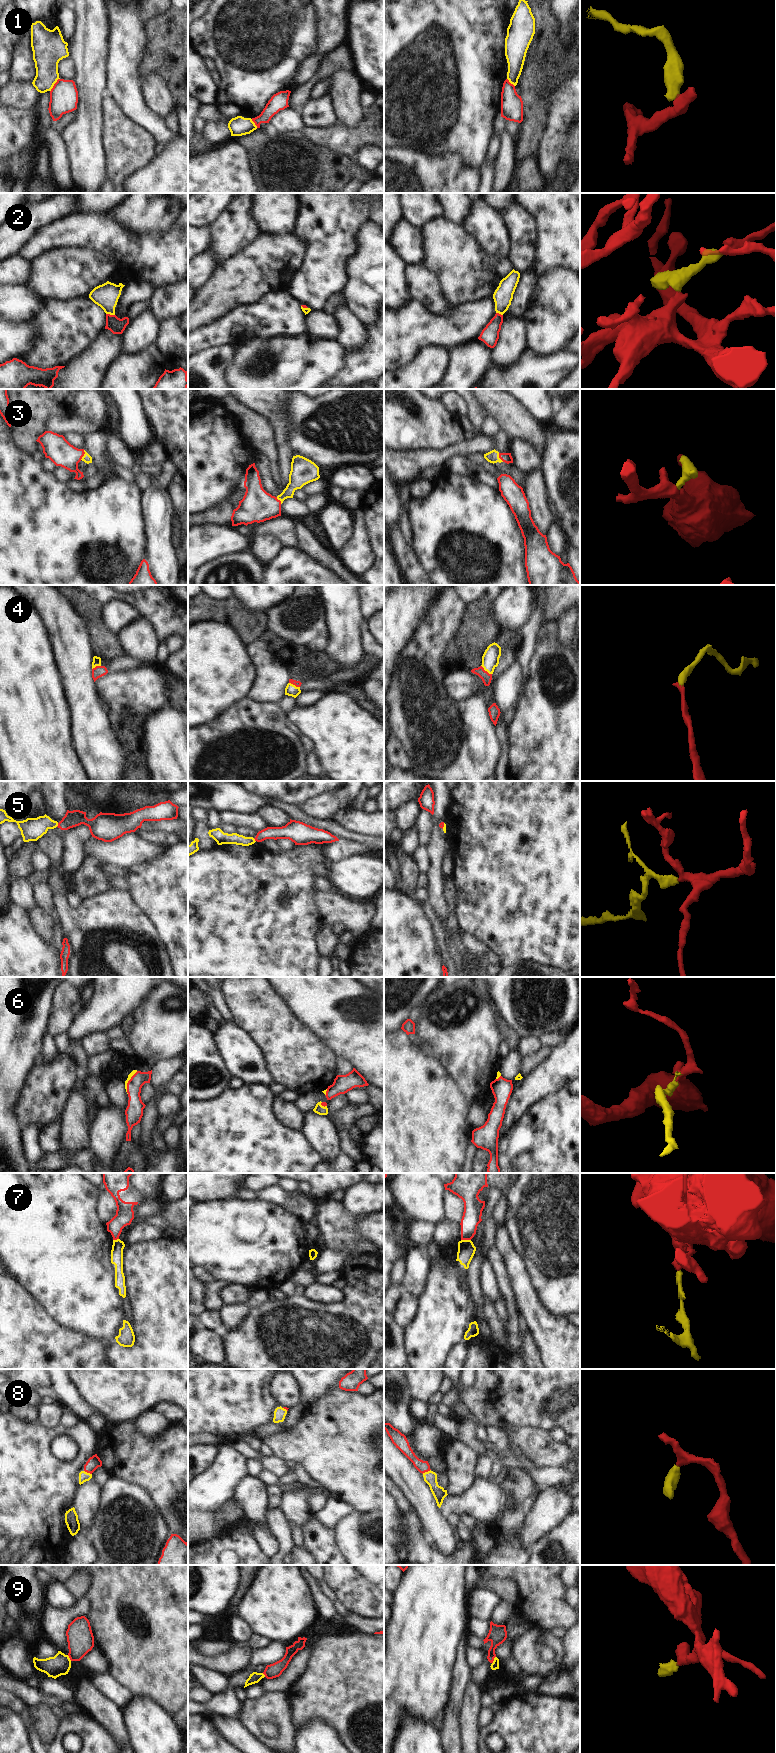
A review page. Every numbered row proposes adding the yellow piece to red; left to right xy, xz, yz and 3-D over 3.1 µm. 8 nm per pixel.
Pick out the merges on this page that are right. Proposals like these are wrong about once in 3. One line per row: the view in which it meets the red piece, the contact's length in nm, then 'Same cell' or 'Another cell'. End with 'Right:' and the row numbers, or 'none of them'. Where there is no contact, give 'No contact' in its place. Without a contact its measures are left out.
1: Touches red in xy. Shared border 130 nm. Another cell
2: Touches red in xy. Shared border 70 nm. Same cell
3: Touches red in xy. Shared border 90 nm. Same cell
4: Touches red in yz. Shared border 120 nm. Same cell
5: Touches red in xy. Shared border 40 nm. Same cell
6: Touches red in xy. Shared border 200 nm. Same cell
7: Touches red in yz. Shared border 80 nm. Another cell
8: Touches red in yz. Shared border 80 nm. Same cell
9: Touches red in yz. Shared border 70 nm. Same cell
Right: 2, 3, 4, 5, 6, 8, 9

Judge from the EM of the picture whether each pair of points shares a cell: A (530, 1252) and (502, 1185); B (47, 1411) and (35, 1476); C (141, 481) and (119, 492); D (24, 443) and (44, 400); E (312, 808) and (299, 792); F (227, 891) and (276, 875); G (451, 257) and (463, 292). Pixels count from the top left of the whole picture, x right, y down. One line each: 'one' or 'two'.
A: two
B: two
C: two
D: one
E: two
F: one
G: one

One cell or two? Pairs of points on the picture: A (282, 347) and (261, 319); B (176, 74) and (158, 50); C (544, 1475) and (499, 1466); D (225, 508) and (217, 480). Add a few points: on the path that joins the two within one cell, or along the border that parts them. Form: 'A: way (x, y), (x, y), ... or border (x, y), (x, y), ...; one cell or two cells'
A: border (298, 336), (272, 336), (266, 339), (251, 339); two cells
B: way (175, 68), (164, 56); one cell
C: way (533, 1473), (518, 1464), (510, 1464); one cell
D: border (228, 497), (203, 511); two cells

